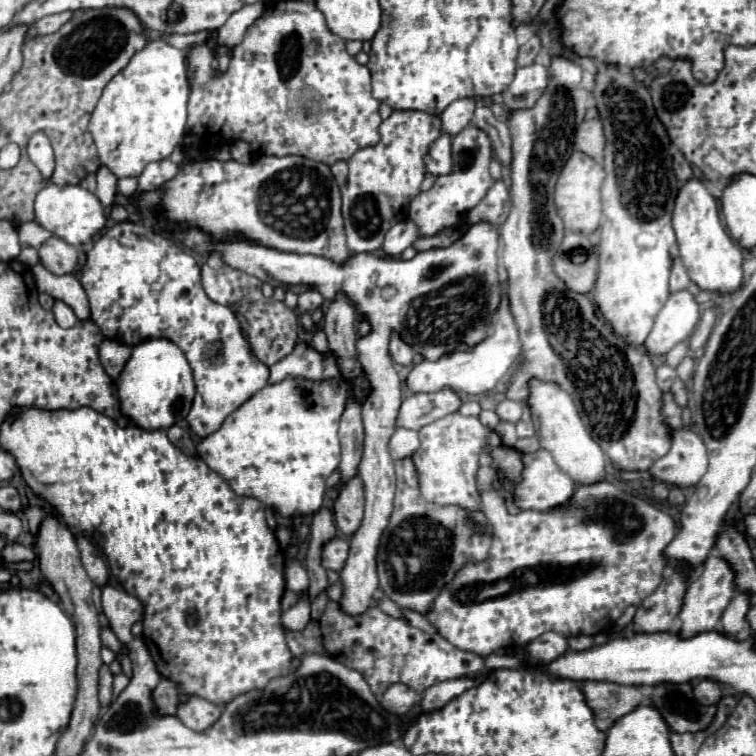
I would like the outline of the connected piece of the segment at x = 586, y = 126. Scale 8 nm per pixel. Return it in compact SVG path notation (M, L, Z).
M589 109L585 121L579 125L575 135L575 149L587 153L595 161L603 161L603 125L599 121L597 109Z

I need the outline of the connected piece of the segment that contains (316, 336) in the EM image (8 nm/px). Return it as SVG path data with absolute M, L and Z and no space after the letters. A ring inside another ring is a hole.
M317 327L313 332L313 338L311 343L311 345L315 347L317 351L321 351L321 353L323 353L323 351L328 351L329 349L327 337L321 327Z

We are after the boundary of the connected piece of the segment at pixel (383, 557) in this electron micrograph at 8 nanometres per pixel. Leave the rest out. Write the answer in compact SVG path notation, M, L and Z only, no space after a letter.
M399 459L395 461L397 471L397 493L395 493L395 513L391 515L391 525L385 529L381 537L379 547L379 561L377 561L377 573L379 573L379 587L385 591L385 595L395 601L399 607L409 607L419 613L427 613L433 599L437 597L439 589L451 581L457 569L463 567L467 561L483 561L487 557L487 551L491 547L489 535L479 535L479 527L469 529L465 525L465 511L459 507L437 507L427 501L423 501L419 493L419 483L415 477L415 465L411 459Z

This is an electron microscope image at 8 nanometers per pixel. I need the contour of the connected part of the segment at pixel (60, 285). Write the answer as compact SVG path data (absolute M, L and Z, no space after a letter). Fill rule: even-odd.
M41 263L33 267L33 275L41 293L49 293L53 299L65 301L79 319L89 319L87 295L73 275L53 275Z

